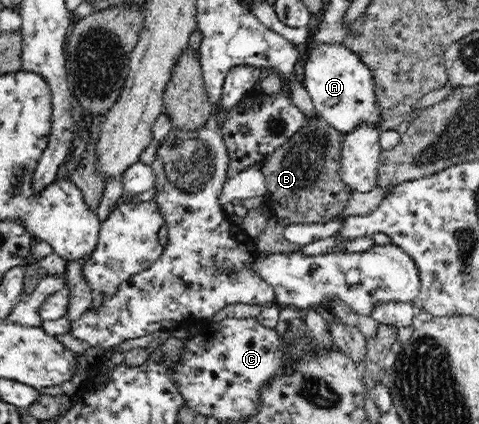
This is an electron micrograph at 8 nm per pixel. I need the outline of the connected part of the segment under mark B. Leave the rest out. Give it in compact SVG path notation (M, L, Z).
M320 114L313 118L308 116L295 135L263 161L261 173L264 174L266 187L263 207L271 216L280 219L286 226L321 224L345 218L342 212L354 191L337 177L343 134L328 125Z

